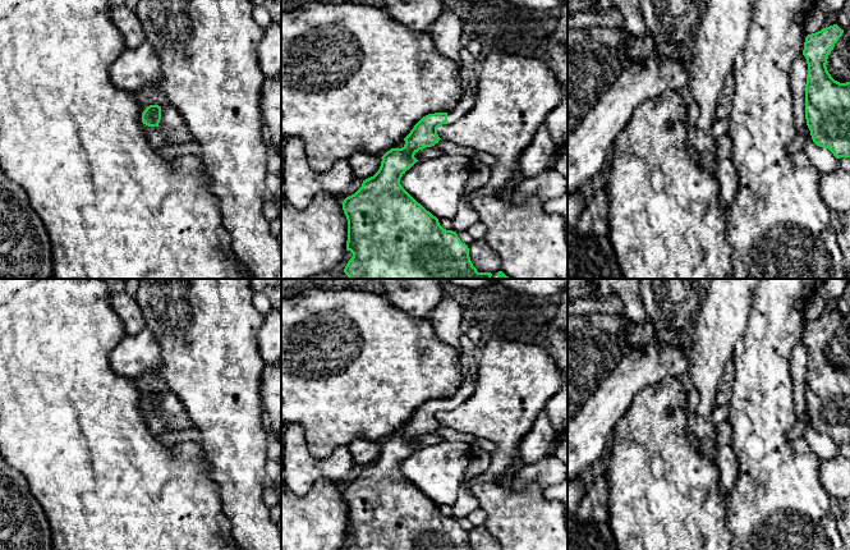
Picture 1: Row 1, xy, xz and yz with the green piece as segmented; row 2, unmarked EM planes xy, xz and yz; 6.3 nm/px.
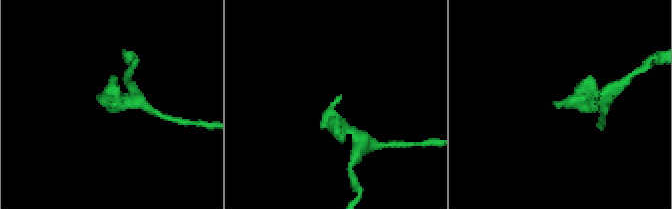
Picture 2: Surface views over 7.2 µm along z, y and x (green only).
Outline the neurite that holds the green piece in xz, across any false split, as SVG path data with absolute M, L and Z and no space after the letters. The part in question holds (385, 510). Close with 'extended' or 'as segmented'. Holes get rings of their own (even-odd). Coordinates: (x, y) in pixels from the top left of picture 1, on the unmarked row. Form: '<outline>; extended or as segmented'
M475 373L464 377L449 399L423 403L404 425L401 435L391 435L381 445L378 458L363 467L362 473L343 489L348 507L346 537L353 540L348 550L472 550L469 535L452 517L444 515L438 505L418 490L400 471L401 463L418 446L414 441L441 426L437 414L469 399L475 388Z; extended

